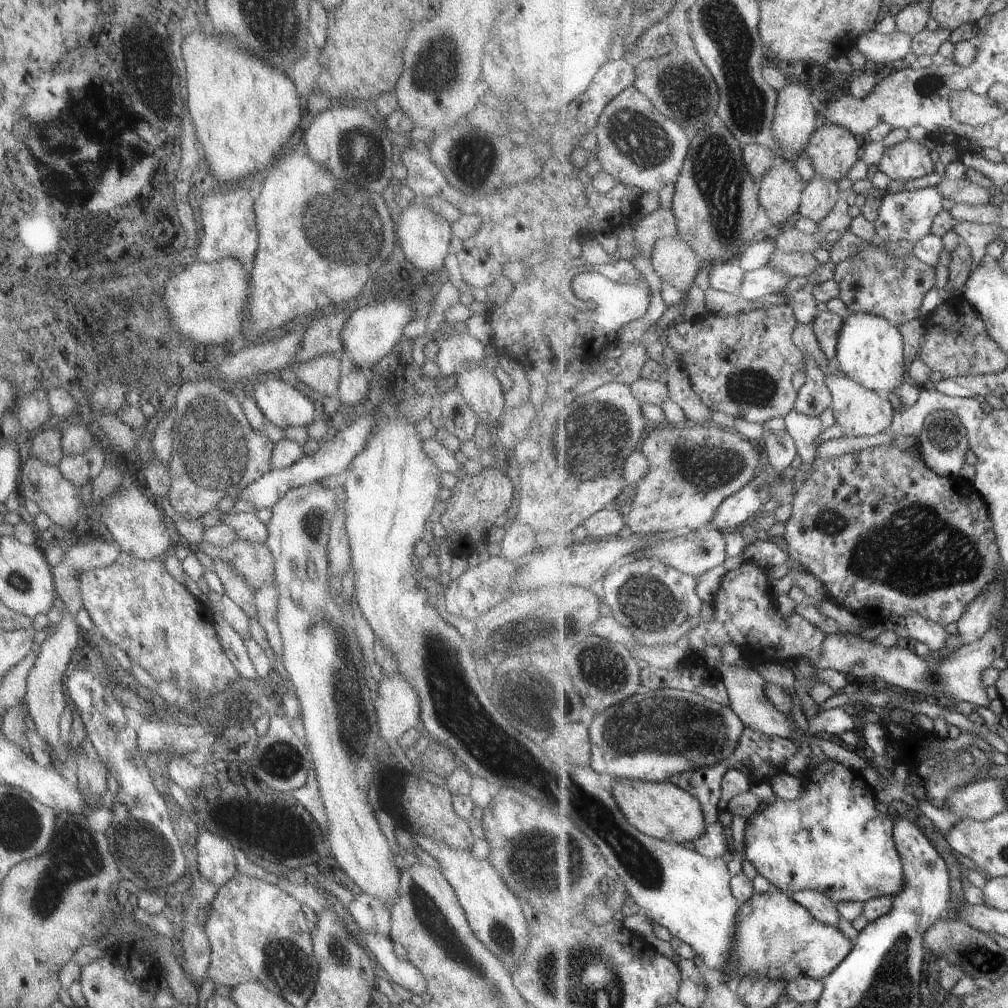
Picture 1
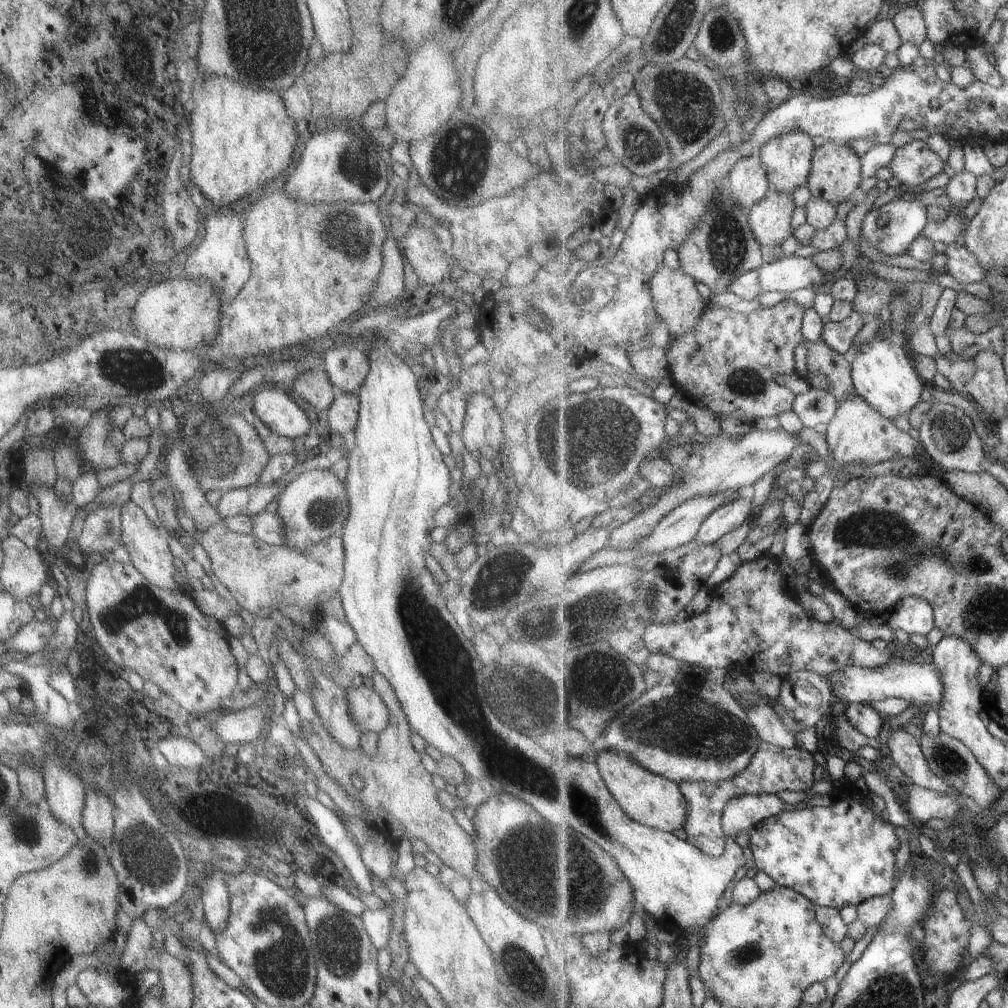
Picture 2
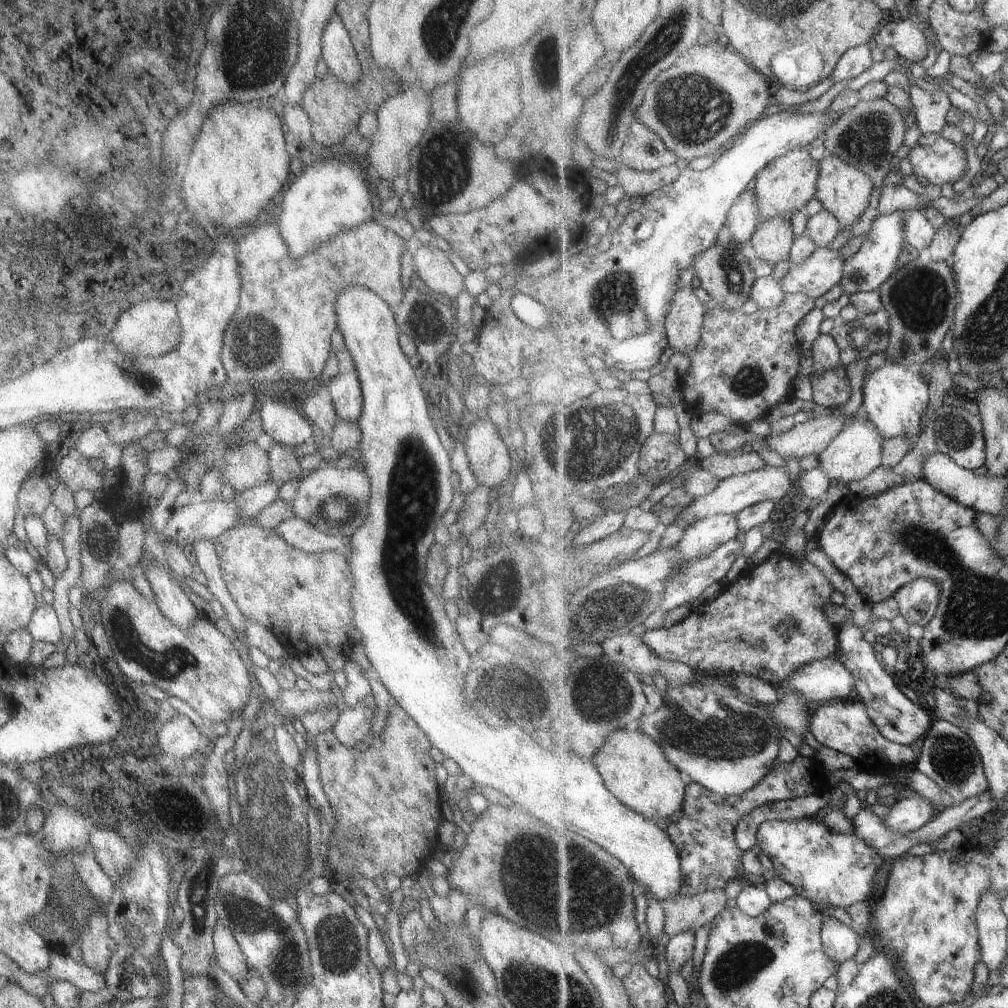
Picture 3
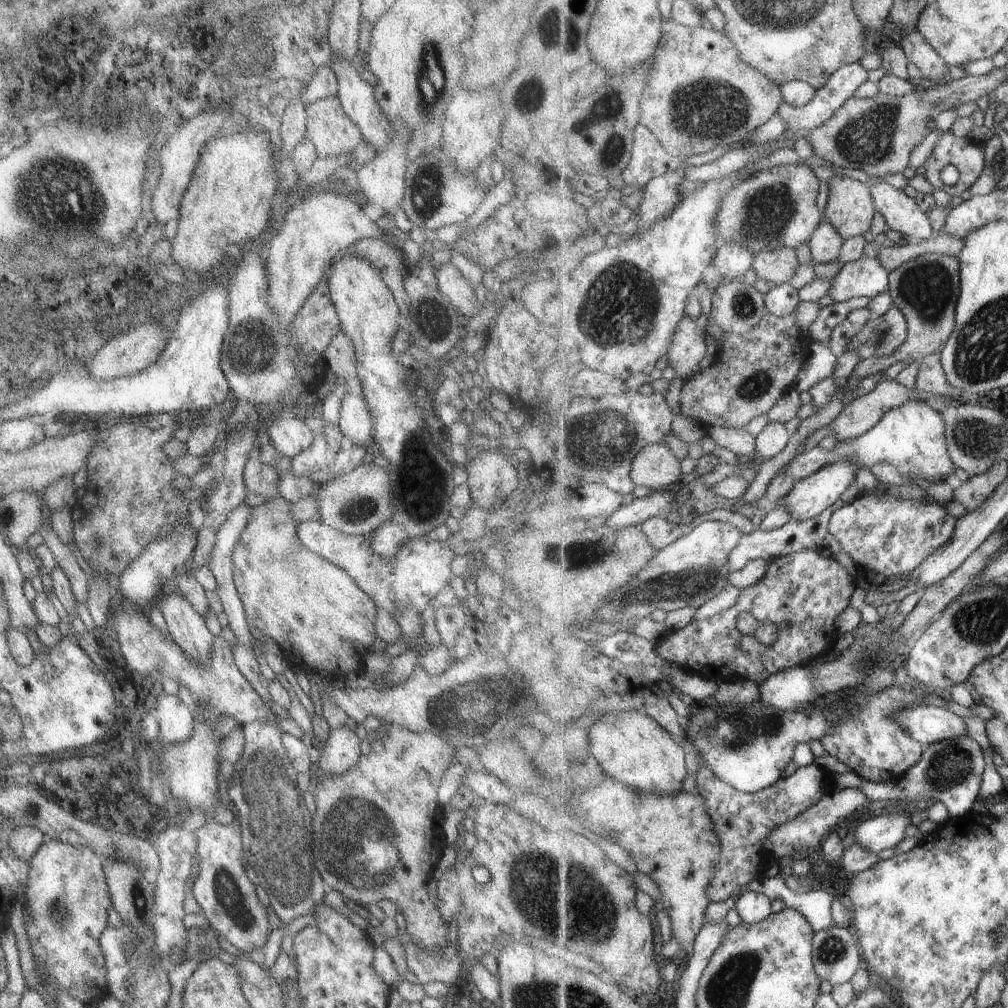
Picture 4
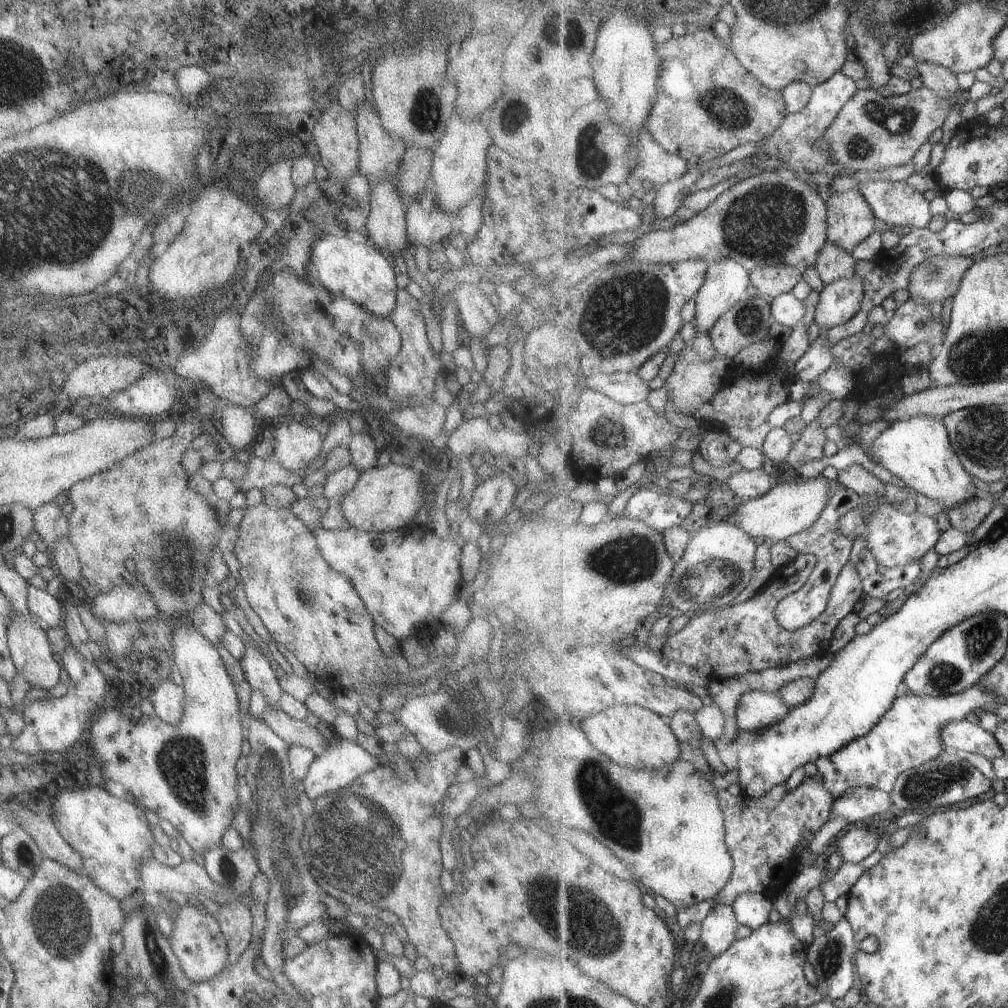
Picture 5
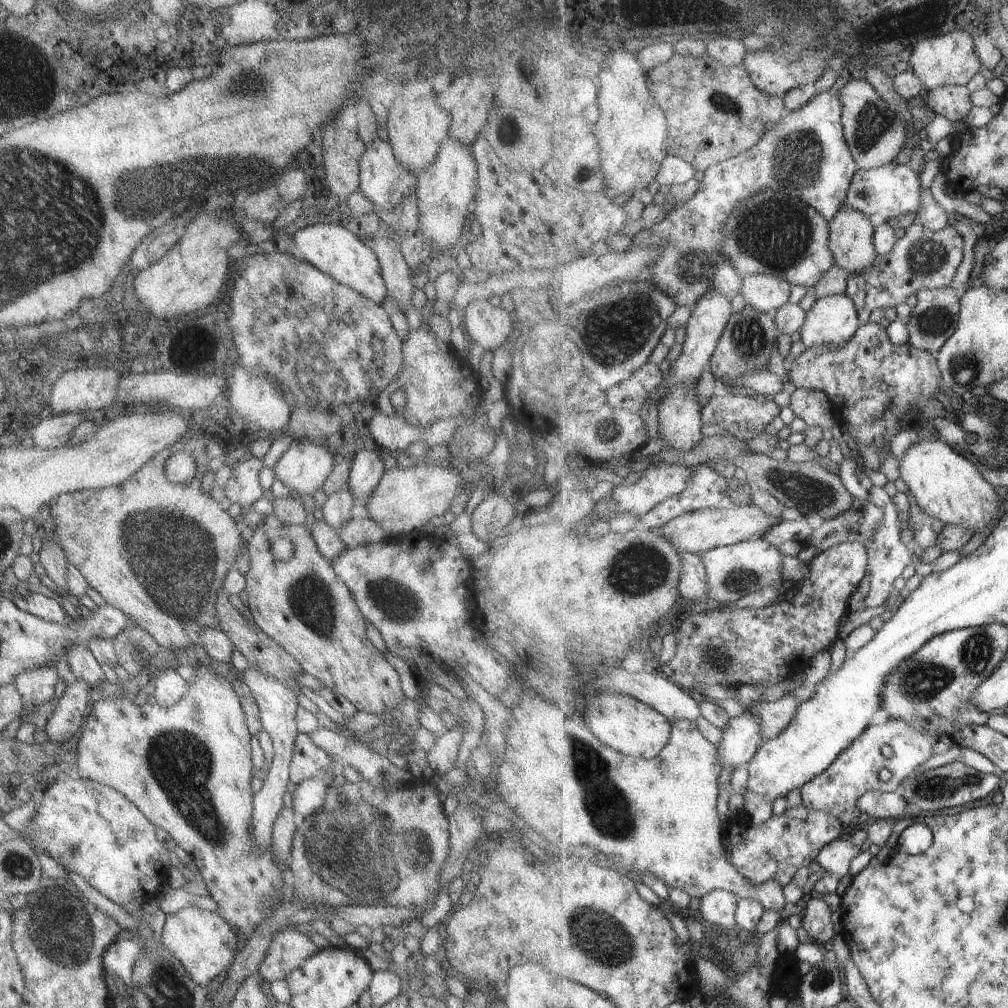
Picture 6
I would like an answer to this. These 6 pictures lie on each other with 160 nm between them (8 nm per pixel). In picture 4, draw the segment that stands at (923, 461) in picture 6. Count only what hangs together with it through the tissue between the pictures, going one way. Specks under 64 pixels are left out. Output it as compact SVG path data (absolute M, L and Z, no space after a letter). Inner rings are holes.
M912 401L890 410L869 432L852 438L849 442L837 442L831 450L824 450L817 445L797 455L777 473L783 471L786 475L793 475L797 482L841 459L854 461L869 468L879 462L887 462L901 474L922 476L931 482L955 481L956 464L951 458L943 415L929 403L919 401Z

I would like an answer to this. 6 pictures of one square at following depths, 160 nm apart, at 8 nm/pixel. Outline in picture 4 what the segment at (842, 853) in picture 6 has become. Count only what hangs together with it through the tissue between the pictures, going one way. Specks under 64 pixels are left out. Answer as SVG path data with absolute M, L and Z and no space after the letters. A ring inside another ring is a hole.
M887 814L880 817L864 817L854 834L854 842L867 850L879 854L885 848L893 848L905 838L909 824L917 824L924 816L916 814Z

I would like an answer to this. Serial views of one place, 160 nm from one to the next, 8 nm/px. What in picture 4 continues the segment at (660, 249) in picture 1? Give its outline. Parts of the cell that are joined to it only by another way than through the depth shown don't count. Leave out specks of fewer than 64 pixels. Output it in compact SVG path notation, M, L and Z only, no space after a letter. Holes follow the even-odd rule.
M687 316L679 323L666 358L669 367L676 372L683 384L702 371L701 362L707 356L704 331L695 326L695 321Z

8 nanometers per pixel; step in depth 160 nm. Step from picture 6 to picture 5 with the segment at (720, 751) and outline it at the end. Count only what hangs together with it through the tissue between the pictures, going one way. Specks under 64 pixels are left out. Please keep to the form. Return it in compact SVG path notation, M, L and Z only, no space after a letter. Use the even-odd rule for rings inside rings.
M753 690L741 698L735 717L736 728L755 732L780 723L791 710L783 702L780 692L769 694L769 692Z

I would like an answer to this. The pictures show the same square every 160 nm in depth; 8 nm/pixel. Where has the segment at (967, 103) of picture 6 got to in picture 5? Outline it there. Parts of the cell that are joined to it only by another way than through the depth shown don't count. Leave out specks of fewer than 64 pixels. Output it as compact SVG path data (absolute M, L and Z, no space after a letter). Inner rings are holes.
M919 62L916 66L924 87L933 90L941 98L949 98L960 90L958 76L945 66L933 62Z

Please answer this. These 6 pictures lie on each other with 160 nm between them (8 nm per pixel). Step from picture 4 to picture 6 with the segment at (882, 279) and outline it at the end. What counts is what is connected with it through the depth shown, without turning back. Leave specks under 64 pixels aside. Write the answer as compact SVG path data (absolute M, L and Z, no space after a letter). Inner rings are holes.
M845 295L817 299L807 313L800 330L806 350L815 347L843 347L859 330L862 322L854 300Z

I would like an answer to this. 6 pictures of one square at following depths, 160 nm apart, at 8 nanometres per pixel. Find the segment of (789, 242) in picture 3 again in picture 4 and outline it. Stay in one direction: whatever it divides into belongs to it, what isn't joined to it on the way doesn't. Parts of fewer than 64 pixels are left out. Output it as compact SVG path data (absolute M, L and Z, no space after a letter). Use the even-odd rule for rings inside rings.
M789 247L757 253L752 264L752 269L758 278L775 286L791 283L796 276L797 268L799 268L797 254L795 254L795 249Z

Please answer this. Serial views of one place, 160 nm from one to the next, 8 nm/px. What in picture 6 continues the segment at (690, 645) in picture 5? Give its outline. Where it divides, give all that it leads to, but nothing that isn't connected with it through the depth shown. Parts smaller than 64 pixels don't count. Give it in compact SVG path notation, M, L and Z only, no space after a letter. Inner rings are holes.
M846 542L821 552L809 564L804 579L795 584L793 594L779 599L777 604L759 609L740 609L735 607L735 603L726 602L707 611L689 615L683 622L676 623L676 655L663 666L661 672L676 685L695 694L698 691L694 688L701 684L728 689L741 685L770 687L792 678L810 665L815 654L831 648L838 639L841 621L850 611L849 598L855 594L859 582L869 571L870 556L866 547L859 542Z

